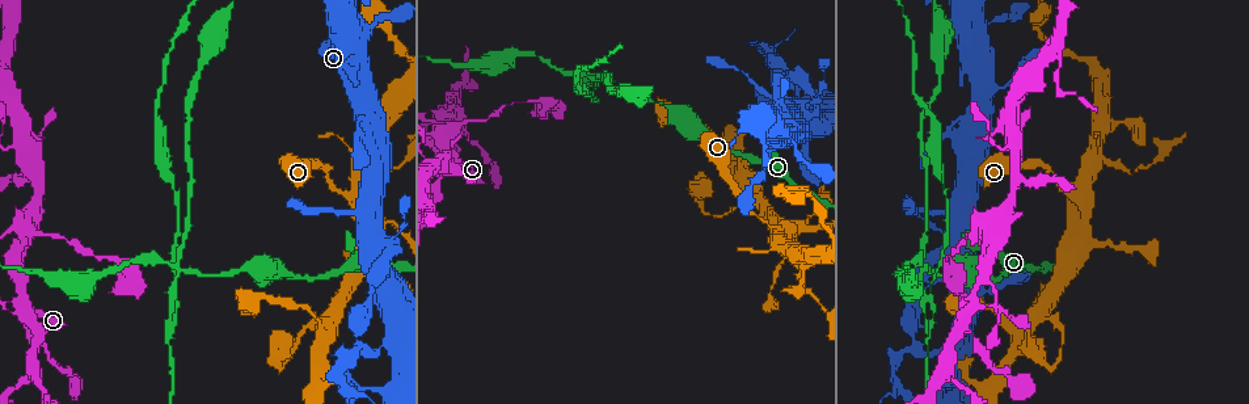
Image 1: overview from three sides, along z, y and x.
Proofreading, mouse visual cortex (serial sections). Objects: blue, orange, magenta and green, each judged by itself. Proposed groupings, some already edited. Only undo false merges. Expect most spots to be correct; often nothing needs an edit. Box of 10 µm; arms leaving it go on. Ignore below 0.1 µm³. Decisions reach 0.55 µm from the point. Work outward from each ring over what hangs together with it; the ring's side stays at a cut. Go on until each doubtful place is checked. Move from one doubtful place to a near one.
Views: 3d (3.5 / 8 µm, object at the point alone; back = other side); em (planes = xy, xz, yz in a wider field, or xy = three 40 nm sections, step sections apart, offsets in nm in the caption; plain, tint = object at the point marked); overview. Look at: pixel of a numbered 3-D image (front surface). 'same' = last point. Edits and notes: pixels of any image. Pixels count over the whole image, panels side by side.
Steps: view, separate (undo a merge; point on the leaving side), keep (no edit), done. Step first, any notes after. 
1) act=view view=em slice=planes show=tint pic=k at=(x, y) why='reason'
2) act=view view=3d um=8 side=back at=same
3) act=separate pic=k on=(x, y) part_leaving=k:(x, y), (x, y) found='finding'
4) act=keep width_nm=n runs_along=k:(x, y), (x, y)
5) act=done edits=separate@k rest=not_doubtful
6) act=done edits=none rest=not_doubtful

act=view view=3d um=8 pic=1 at=(177, 268) why='four or more arms meet'

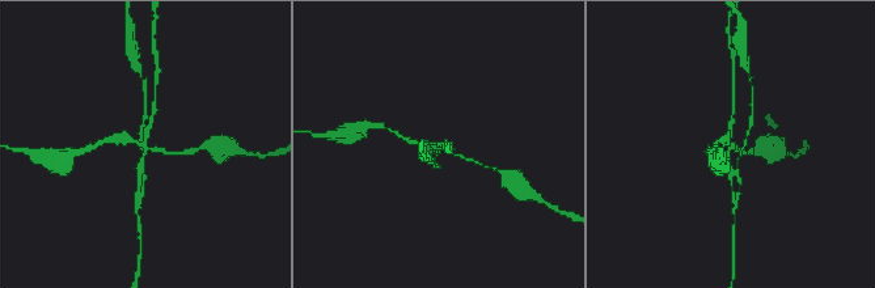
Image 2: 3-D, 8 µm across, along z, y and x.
act=view view=3d um=3.5 at=same

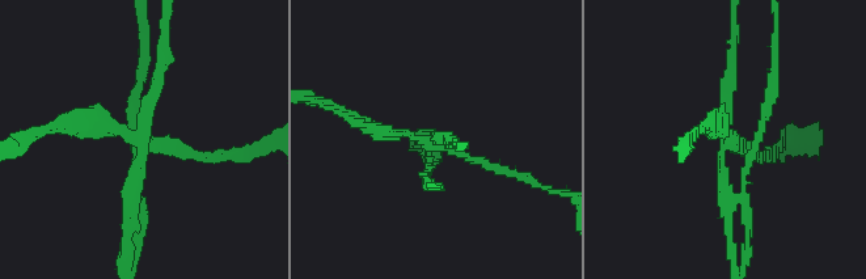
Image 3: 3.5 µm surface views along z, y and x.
act=separate pic=3 on=(135, 98) part_leaving=3:(142, 134), (167, 29) found='two cells meet here'

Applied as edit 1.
act=view view=3d um=3.5 pic=1 at=(458, 101) why='sudden change in width'

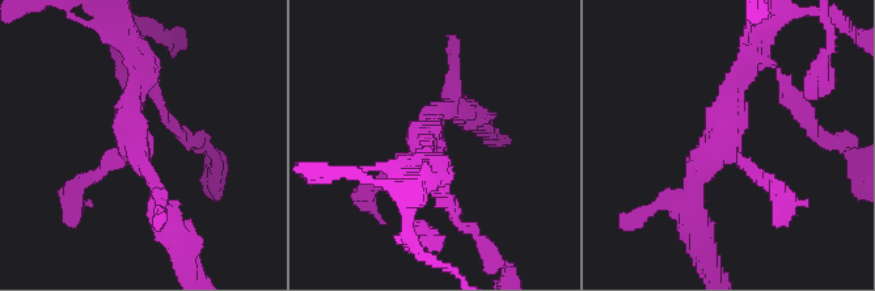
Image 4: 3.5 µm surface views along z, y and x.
act=view view=em slice=planes show=tint pic=4 at=(134, 138) arms=3 arm_widths_nm=150,200,200 why='shape alone is not enough'

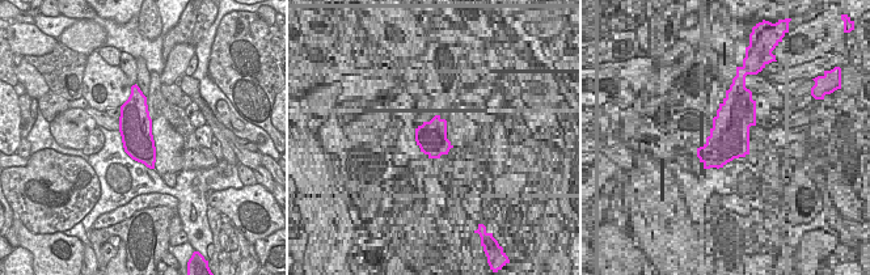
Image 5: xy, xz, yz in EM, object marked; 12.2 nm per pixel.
act=keep runs_along=4:(751, 64), (723, 140), (673, 201) found='continuous, no second cell'

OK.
act=view view=3d um=3.5 pic=1 at=(452, 169) why='two arms in line, one across'

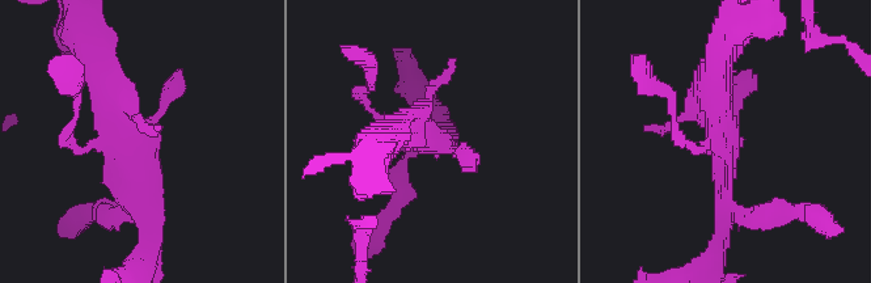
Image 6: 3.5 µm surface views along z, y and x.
act=view view=em slice=xy step=2 show=tint pic=6 at=(129, 141)

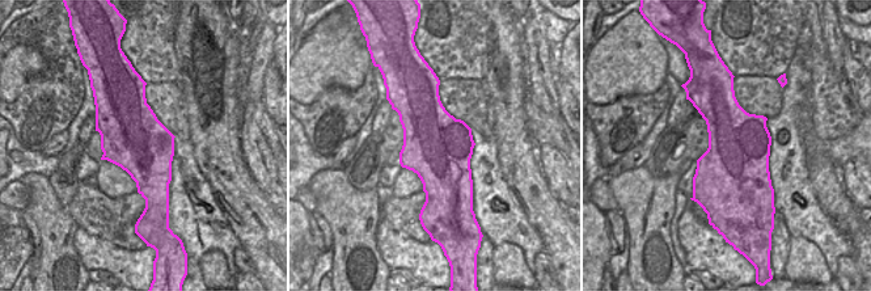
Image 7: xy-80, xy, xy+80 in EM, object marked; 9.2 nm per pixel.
act=keep runs_along=6:(153, 228), (129, 127), (101, 63) found='continuous, no second cell'

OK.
act=view view=3d um=3.5 side=back pic=1 at=(384, 344) why='narrows sharply'

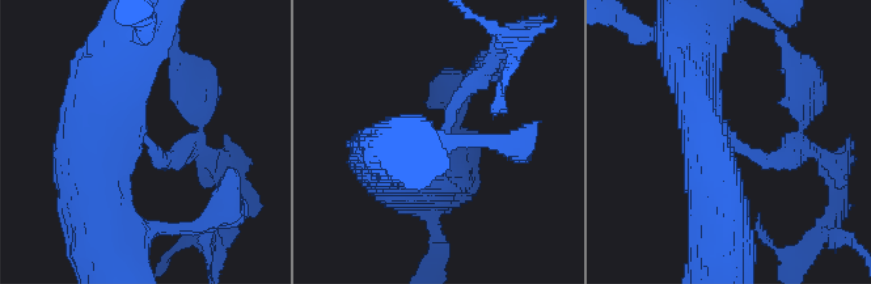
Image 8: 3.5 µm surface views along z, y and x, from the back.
act=view view=em slice=xy step=5 show=tint pic=8 at=(149, 146) arm_widths_nm=200,500 why='need the tissue'

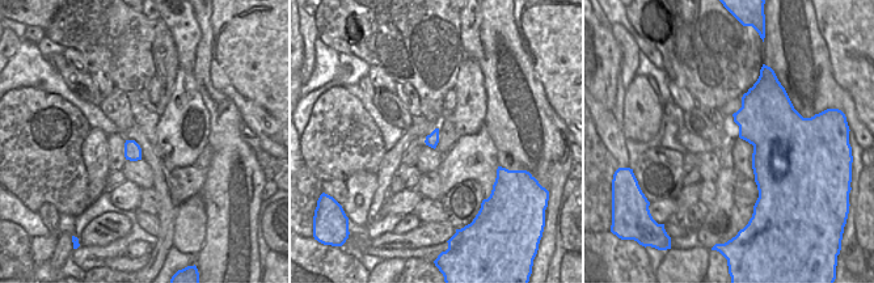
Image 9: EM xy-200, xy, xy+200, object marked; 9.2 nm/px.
act=keep runs_along=8:(414, 176), (482, 71) found='all the same cell'

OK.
act=done edits=separate@3 rest=not_doubtful

